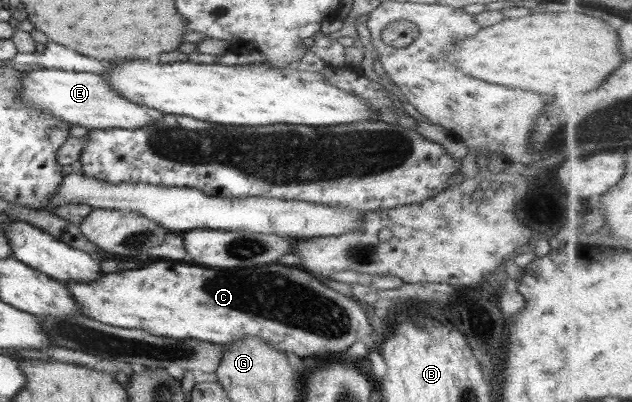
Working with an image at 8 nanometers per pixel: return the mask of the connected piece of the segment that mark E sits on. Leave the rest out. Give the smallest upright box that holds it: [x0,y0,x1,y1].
[20,68,166,129]

